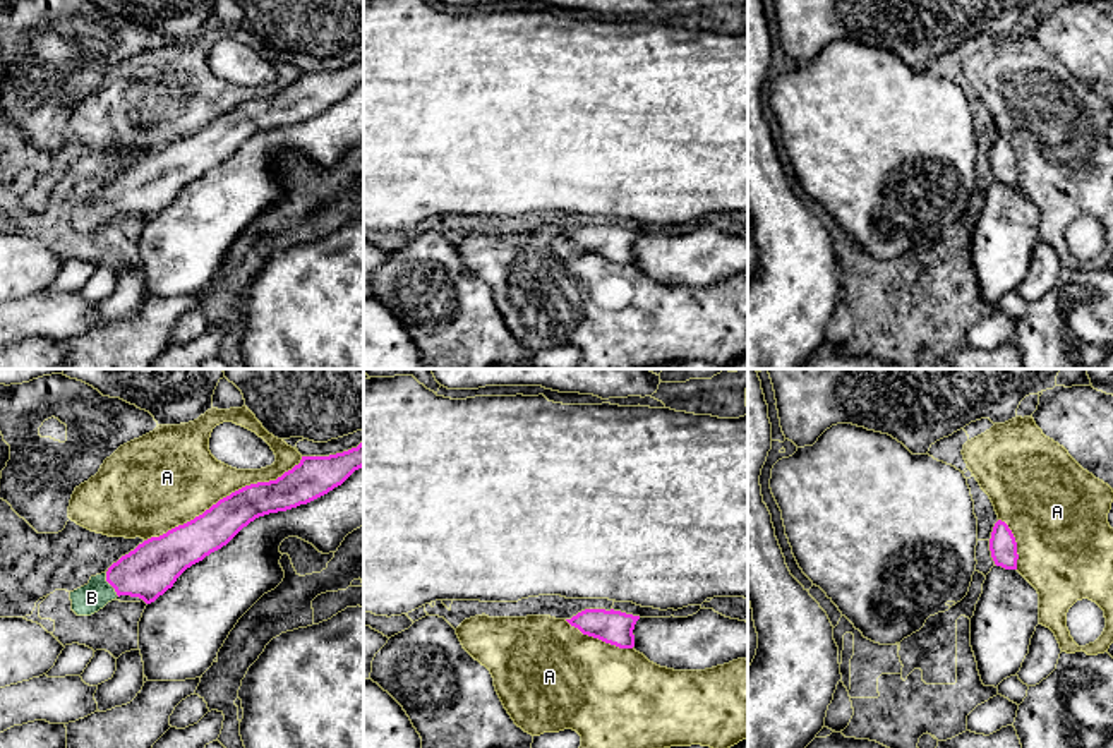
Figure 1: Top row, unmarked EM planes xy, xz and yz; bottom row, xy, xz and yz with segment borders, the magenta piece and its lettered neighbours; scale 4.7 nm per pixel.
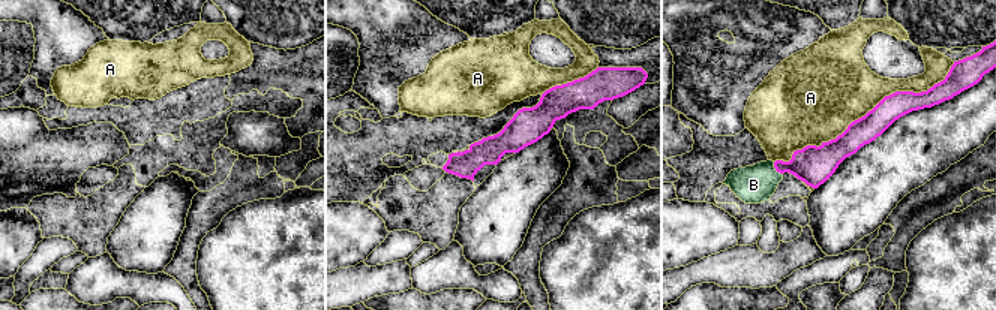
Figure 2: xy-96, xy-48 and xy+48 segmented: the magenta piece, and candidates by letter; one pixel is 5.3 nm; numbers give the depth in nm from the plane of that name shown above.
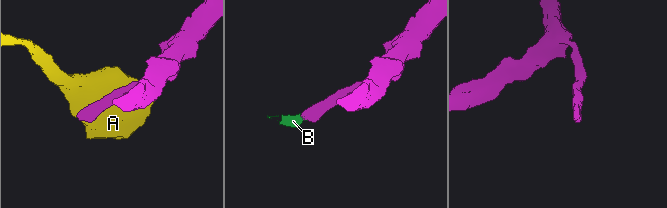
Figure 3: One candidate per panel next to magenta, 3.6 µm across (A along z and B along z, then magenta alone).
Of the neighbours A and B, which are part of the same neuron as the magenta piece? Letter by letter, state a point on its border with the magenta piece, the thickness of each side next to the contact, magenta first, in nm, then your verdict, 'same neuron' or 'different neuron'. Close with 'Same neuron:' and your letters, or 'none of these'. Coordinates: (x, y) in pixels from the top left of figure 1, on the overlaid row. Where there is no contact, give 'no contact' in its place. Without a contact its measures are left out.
A: contact xy (223, 498); calibres 190 and 400 nm; different neuron
B: contact xy (108, 582); calibres 240 and 140 nm; same neuron
Same neuron: B

